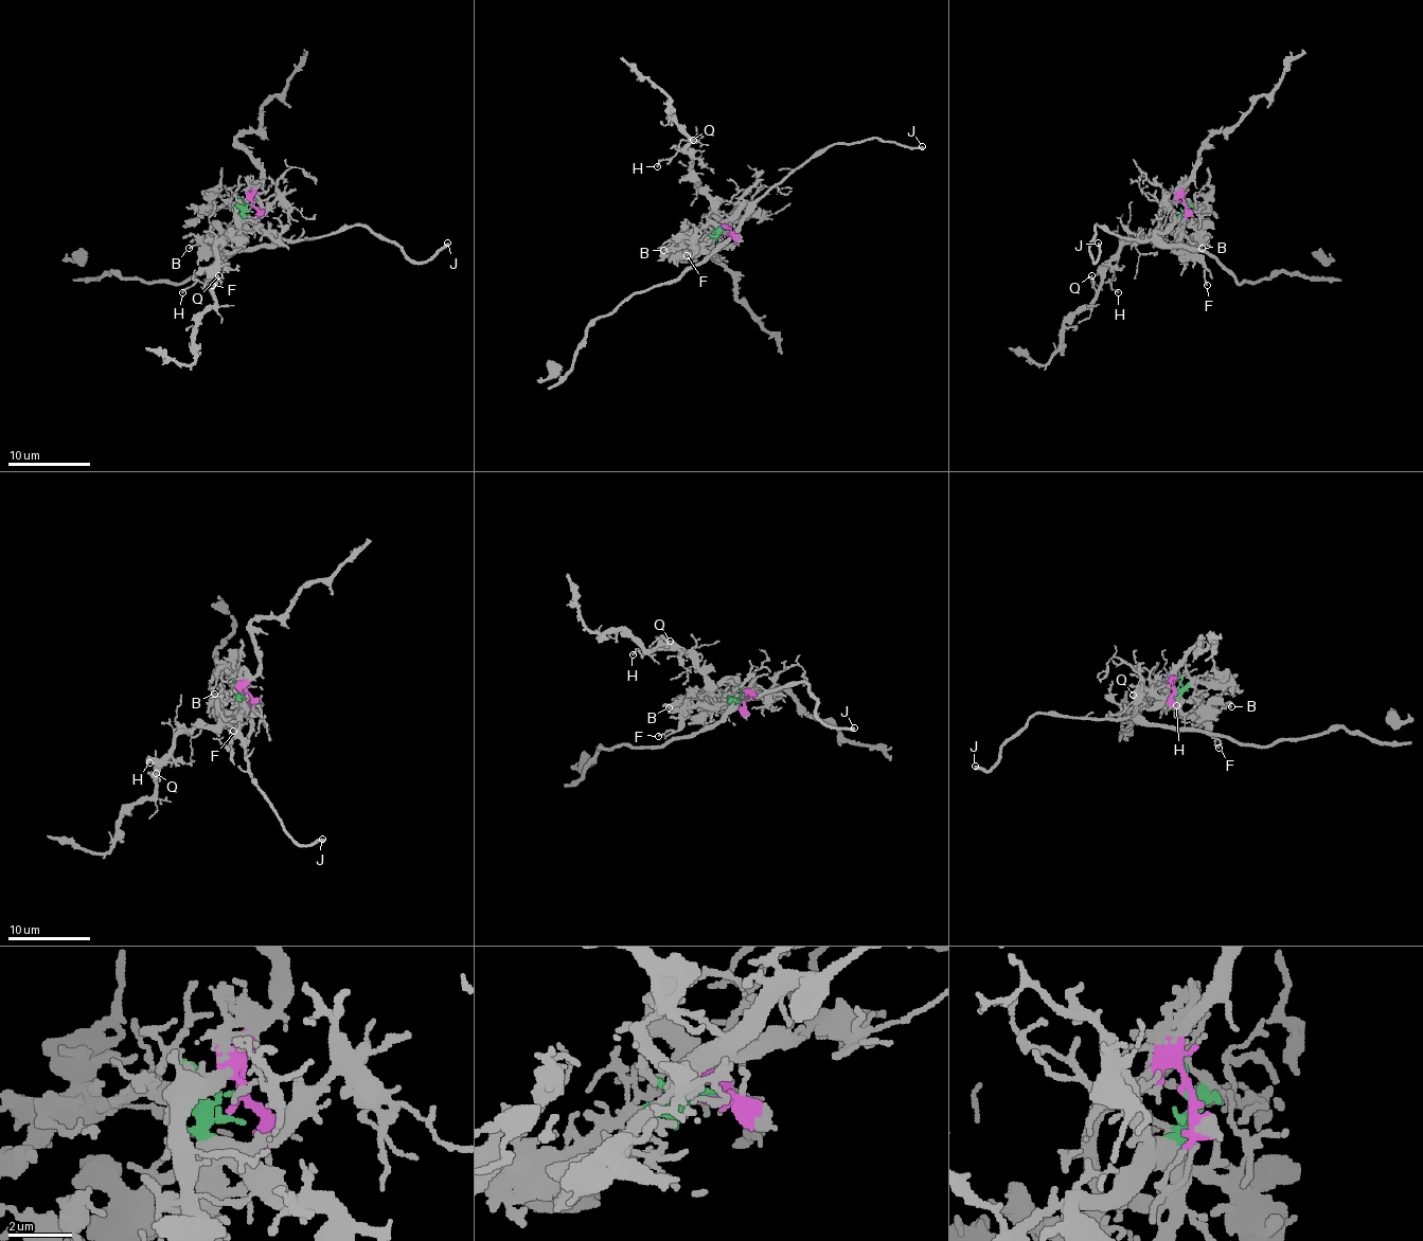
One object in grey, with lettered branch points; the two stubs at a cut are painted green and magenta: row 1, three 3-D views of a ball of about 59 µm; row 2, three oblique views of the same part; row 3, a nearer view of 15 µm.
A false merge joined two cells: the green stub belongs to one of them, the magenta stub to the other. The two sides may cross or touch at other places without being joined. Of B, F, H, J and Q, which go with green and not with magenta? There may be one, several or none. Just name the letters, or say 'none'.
B, F, J

